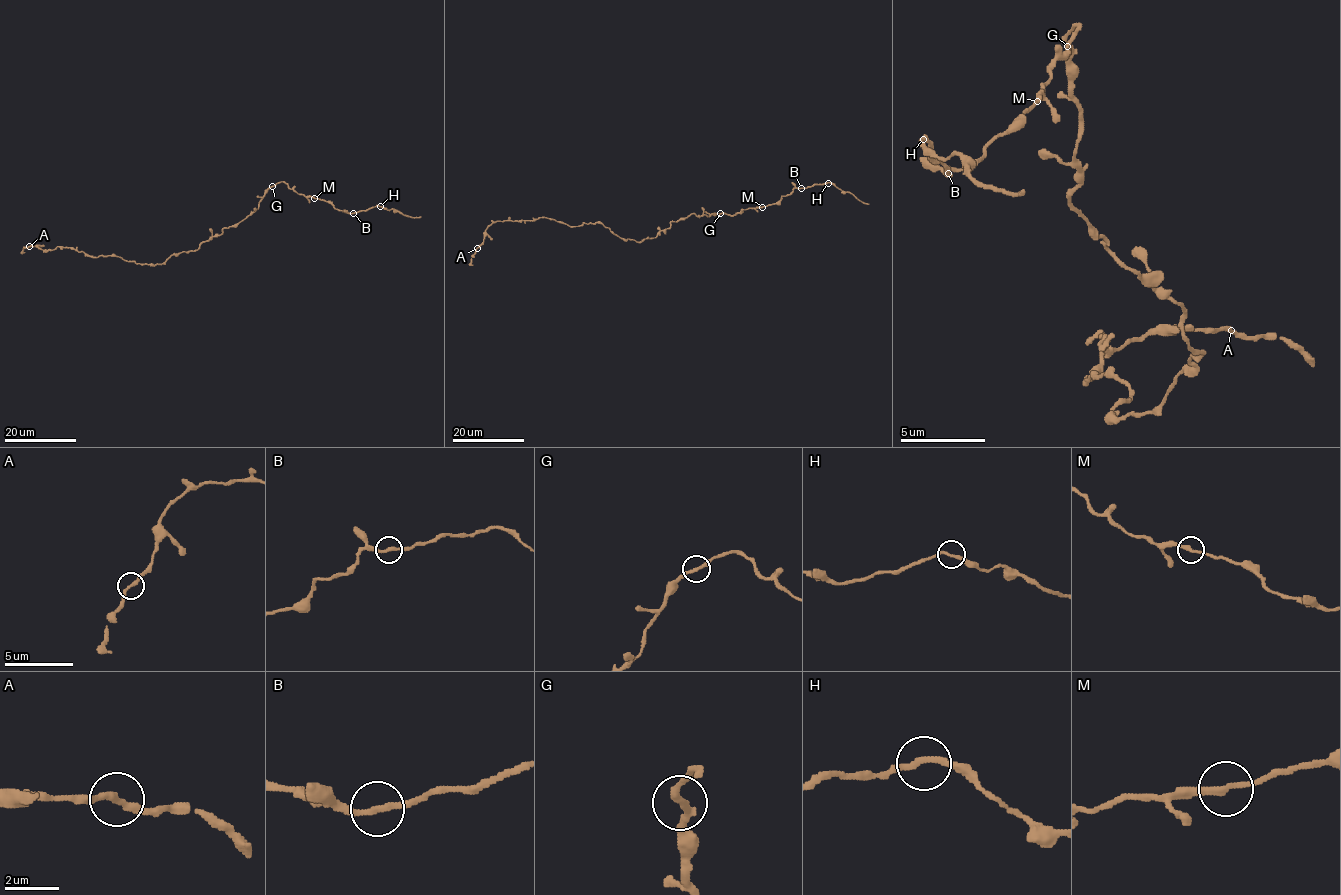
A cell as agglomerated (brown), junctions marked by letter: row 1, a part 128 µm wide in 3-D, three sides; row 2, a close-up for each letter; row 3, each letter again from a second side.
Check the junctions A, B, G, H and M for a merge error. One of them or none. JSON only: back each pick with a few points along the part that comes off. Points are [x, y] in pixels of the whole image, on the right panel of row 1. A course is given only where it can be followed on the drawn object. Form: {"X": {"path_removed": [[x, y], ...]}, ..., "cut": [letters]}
{"cut": []}

